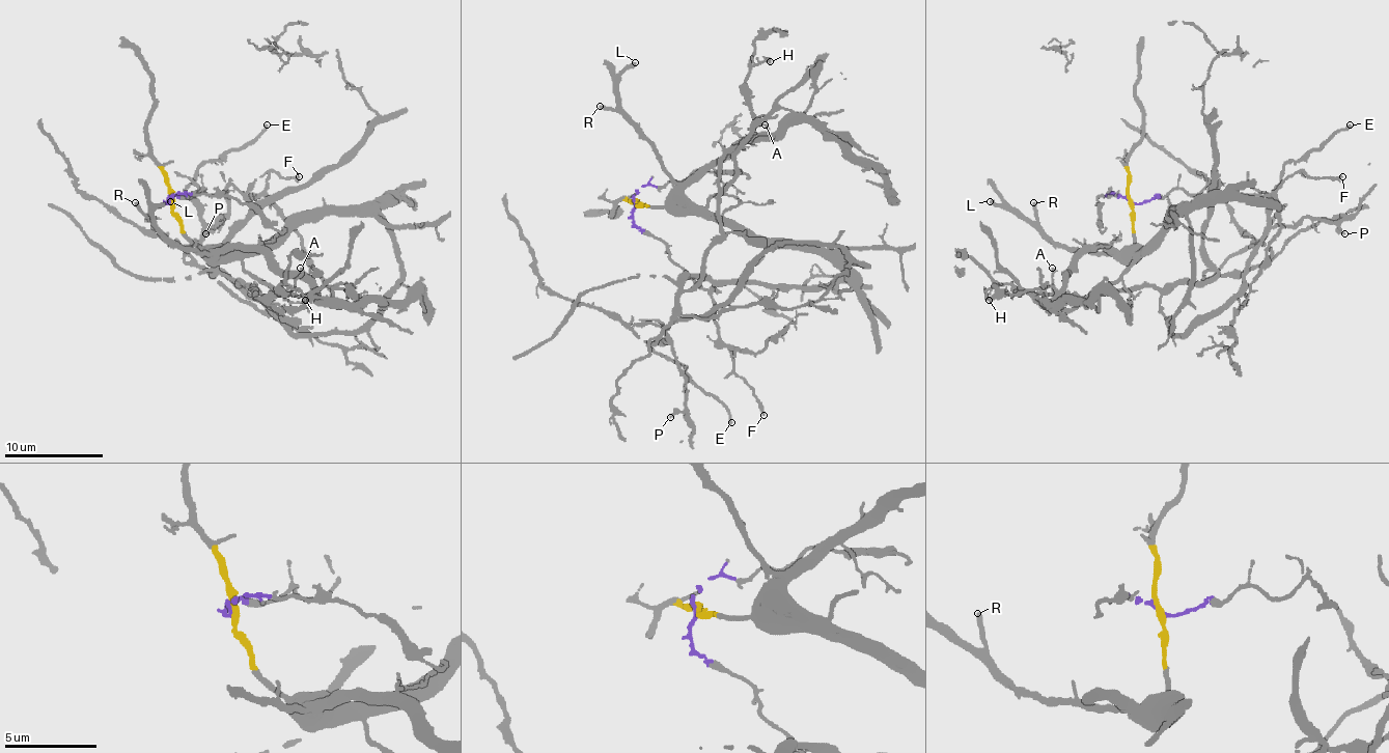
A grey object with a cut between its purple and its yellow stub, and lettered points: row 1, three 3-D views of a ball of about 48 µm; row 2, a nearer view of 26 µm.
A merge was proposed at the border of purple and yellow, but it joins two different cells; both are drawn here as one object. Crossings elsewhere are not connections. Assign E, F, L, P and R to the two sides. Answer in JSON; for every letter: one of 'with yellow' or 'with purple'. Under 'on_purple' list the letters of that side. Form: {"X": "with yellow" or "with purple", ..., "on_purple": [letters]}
{"E": "with yellow", "F": "with purple", "L": "with yellow", "P": "with yellow", "R": "with yellow", "on_purple": ["F"]}

